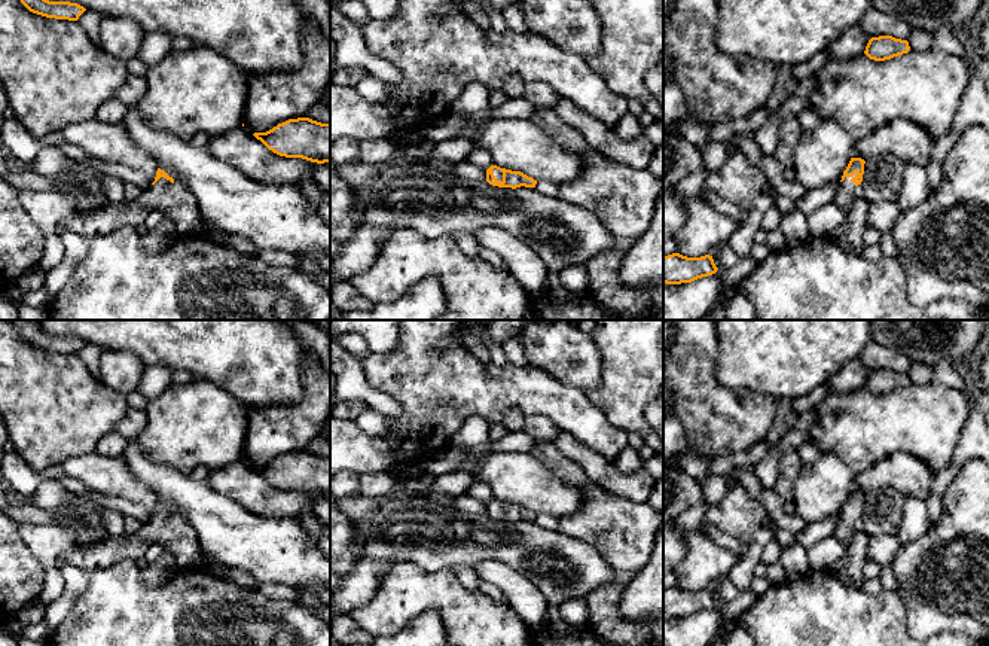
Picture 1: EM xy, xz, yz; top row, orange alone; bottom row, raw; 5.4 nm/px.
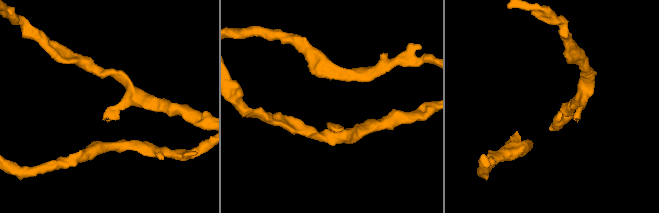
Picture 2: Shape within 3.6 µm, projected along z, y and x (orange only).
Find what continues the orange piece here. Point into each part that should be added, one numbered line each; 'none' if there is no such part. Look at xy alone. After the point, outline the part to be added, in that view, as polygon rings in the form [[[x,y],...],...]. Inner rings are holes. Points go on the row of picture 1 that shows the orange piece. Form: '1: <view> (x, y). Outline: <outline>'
1: xy (171, 200). Outline: [[[161,177],[155,185],[132,202],[106,204],[98,211],[83,216],[80,213],[58,223],[58,235],[65,229],[82,237],[107,234],[122,226],[138,228],[147,214],[159,210],[175,222],[178,237],[205,235],[202,216],[192,195],[181,186]]]

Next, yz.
1: yz (845, 197). Outline: [[[857,173],[852,177],[857,177]],[[845,177],[845,180],[840,182],[834,198],[834,204],[840,207],[845,213],[849,211],[855,199],[854,196],[855,183],[851,180],[852,177]]]

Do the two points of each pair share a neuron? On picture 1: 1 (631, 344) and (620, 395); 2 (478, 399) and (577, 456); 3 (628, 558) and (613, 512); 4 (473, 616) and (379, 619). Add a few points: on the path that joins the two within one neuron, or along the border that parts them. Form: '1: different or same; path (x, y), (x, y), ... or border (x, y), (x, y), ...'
1: same; path (631, 356), (631, 378), (628, 383)
2: different; border (559, 427), (591, 450)
3: same; path (626, 547), (620, 541), (614, 524)
4: same; path (449, 600), (403, 600)

